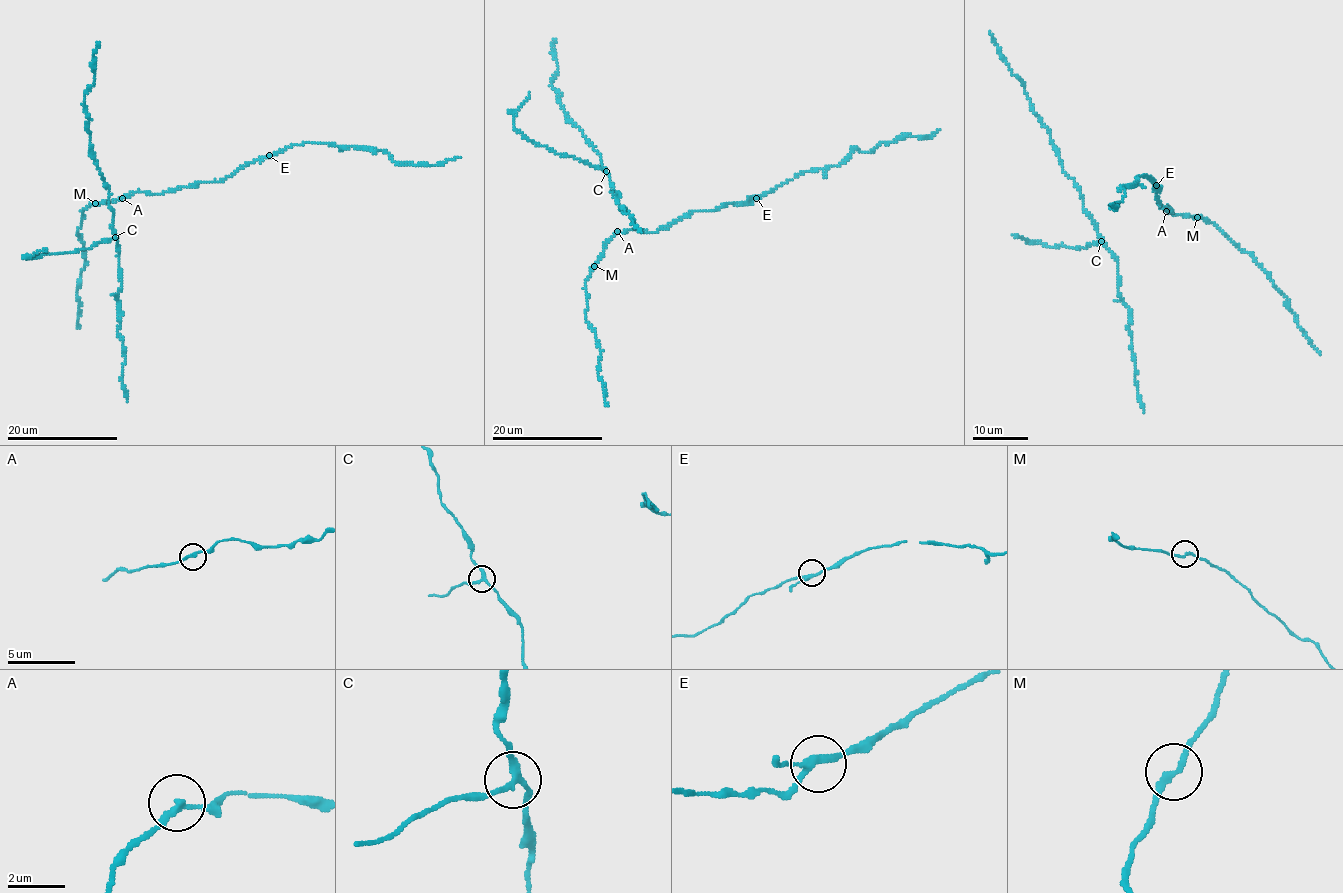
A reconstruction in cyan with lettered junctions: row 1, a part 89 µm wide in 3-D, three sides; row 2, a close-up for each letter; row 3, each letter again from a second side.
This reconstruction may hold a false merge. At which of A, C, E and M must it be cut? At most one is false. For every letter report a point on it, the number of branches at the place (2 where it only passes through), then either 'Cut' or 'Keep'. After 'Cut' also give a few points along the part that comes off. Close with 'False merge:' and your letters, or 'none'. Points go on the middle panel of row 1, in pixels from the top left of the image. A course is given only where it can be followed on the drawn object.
A: Place: (617, 231). Branches: 2. Keep
C: Place: (606, 171). Branches: 3. Cut. Course of the part to remove: (605, 172), (534, 144), (513, 126), (513, 118), (530, 93)
E: Place: (756, 198). Branches: 3. Keep
M: Place: (594, 266). Branches: 2. Keep
False merge: C

